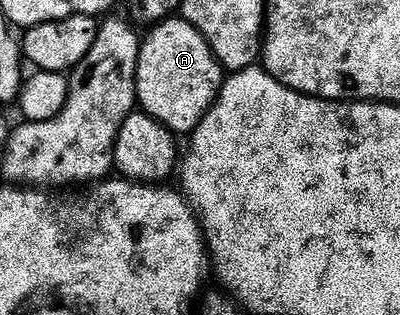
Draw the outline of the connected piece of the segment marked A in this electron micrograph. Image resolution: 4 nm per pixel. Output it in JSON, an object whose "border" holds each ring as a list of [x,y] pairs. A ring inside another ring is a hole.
{"border":[[[168,18],[152,28],[155,29],[145,36],[139,50],[135,75],[138,107],[166,128],[194,130],[219,98],[225,79],[224,69],[211,52],[205,37],[189,21]]]}

